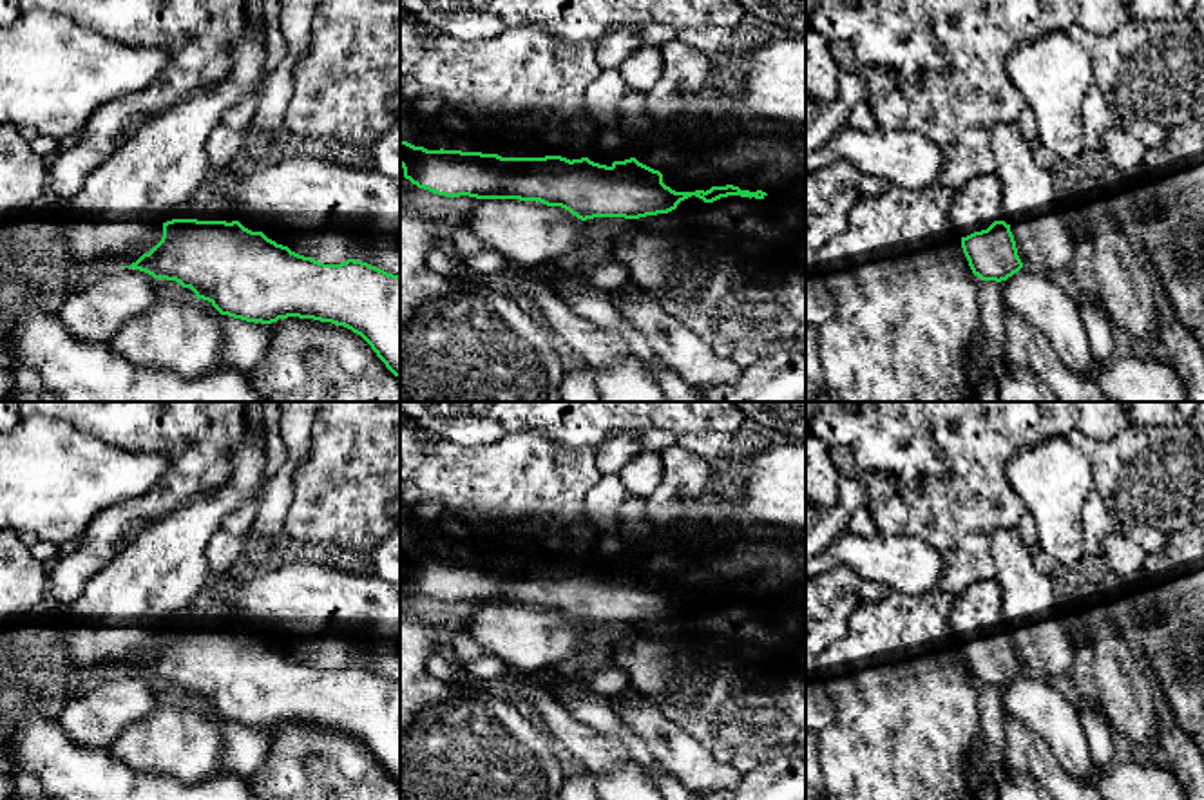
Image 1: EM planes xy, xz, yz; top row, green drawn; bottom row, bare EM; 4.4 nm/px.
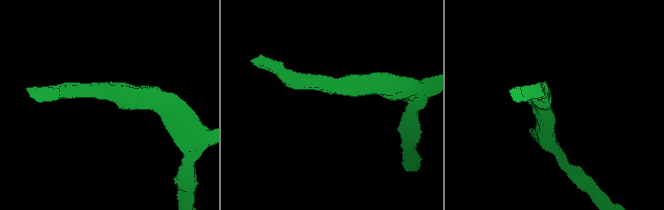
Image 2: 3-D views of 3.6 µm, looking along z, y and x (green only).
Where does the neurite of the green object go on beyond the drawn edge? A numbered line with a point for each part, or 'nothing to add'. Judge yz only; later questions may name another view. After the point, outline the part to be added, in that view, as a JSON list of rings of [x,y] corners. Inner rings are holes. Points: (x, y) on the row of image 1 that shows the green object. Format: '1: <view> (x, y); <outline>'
1: yz (976, 205); [[[996,174],[972,177],[956,190],[951,224],[952,237],[967,237],[1003,221],[1003,185]]]

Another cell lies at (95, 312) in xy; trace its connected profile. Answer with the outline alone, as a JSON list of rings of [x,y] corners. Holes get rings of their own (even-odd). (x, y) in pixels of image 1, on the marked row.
[[[116,268],[72,290],[60,310],[67,331],[91,344],[109,342],[130,319],[158,302],[156,279],[134,268]]]

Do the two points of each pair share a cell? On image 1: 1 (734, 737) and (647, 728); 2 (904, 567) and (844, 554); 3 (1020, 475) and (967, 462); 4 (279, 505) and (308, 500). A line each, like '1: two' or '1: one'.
1: two
2: one
3: two
4: two

